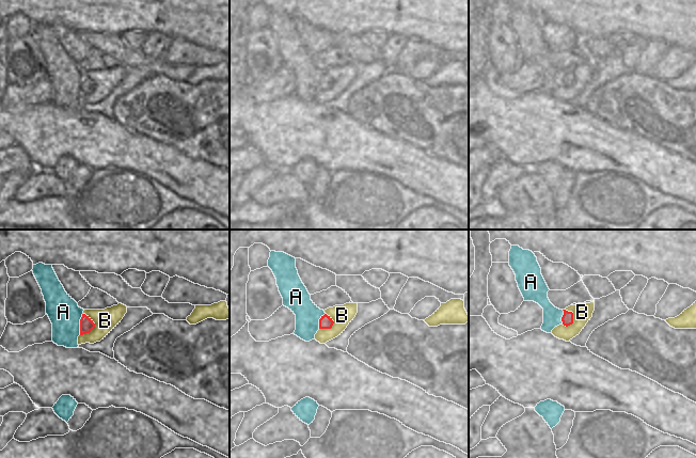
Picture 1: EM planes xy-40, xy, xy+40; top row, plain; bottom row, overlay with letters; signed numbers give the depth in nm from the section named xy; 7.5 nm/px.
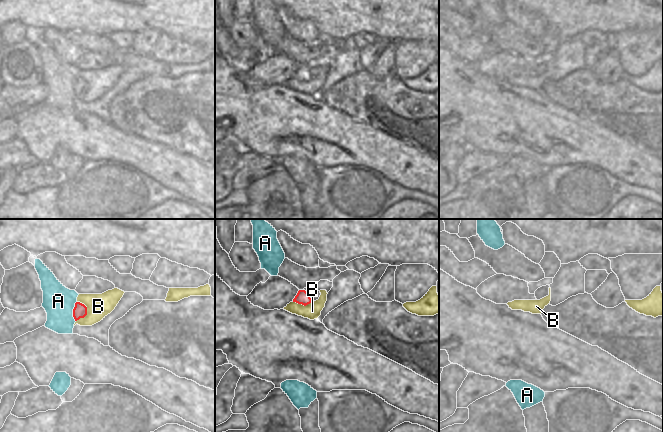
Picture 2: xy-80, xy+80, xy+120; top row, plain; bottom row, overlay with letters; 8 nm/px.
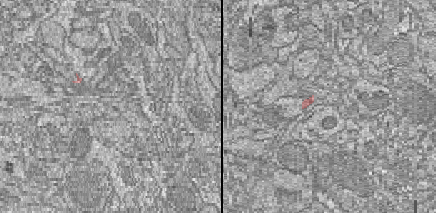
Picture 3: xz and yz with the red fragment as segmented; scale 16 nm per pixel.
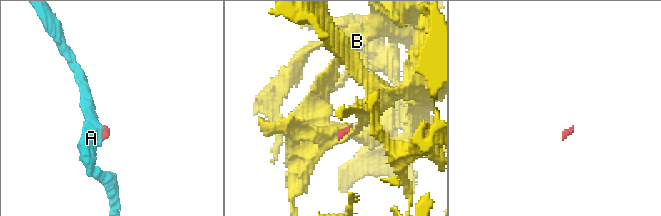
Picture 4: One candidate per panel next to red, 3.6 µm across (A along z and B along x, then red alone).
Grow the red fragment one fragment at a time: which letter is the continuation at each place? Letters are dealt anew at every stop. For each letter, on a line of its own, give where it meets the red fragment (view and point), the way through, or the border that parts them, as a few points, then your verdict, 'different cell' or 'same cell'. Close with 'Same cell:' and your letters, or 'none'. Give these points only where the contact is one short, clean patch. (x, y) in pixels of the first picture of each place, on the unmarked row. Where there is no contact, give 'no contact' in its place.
A: contact xy-40 (80, 84); border xy-40 (82, 74), (79, 95); different cell
B: contact xy-40 (94, 88); border xy-40 (84, 74), (94, 84), (94, 88), (89, 93), (80, 96); different cell
Same cell: none

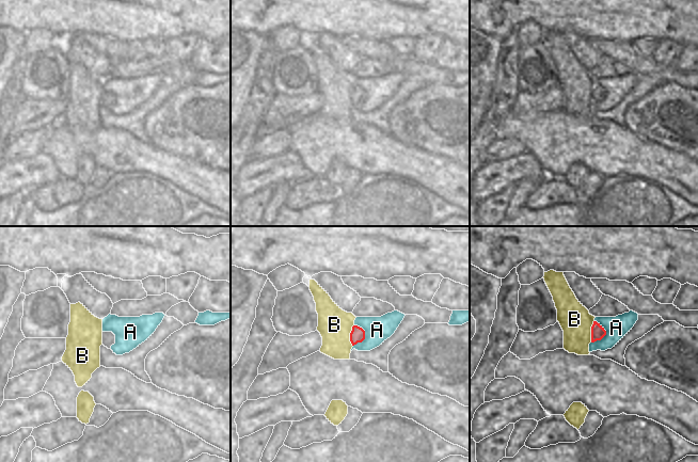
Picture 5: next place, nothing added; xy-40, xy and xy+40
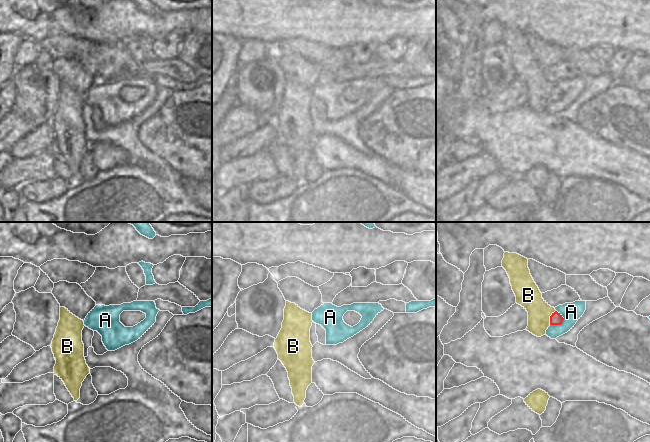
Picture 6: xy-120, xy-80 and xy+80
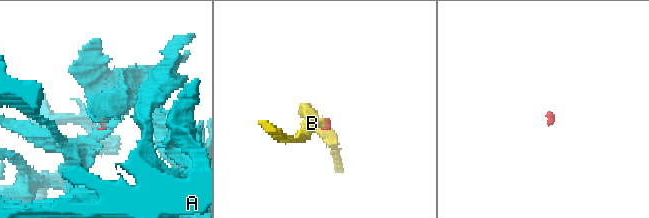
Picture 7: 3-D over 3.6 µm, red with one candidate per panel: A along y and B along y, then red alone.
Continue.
A: contact xy+40 (605, 95); border xy+40 (596, 81), (605, 92), (605, 95), (600, 100), (591, 104); different cell
B: contact xy+40 (591, 92); border xy+40 (593, 81), (590, 102); different cell
Same cell: none

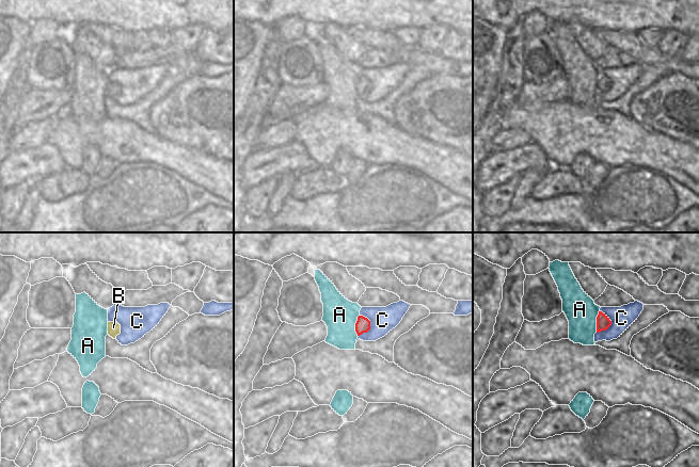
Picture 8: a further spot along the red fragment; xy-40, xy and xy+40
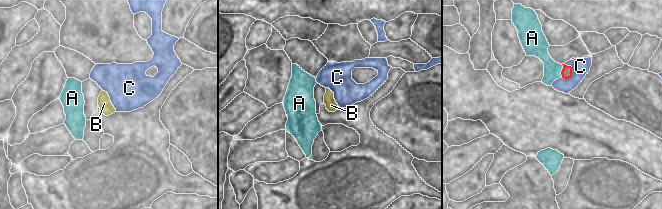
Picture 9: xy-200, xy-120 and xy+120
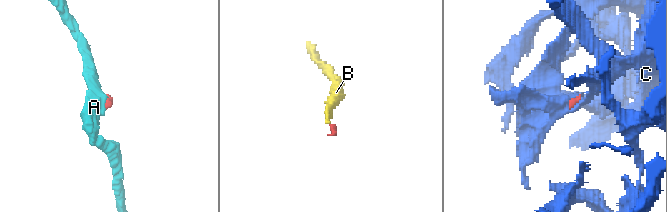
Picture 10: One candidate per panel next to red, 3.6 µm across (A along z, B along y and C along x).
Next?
A: contact xy+40 (597, 82); border xy+40 (599, 71), (596, 93); different cell
B: no contact; same cell
C: contact xy+40 (610, 85); border xy+40 (601, 71), (610, 82), (610, 85), (605, 91), (597, 94); different cell
Same cell: B

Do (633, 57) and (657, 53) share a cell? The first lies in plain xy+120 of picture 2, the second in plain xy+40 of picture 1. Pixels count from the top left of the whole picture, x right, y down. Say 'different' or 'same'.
different

